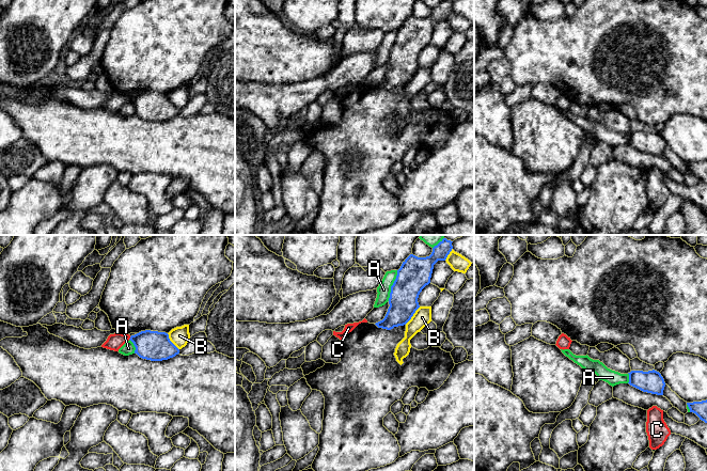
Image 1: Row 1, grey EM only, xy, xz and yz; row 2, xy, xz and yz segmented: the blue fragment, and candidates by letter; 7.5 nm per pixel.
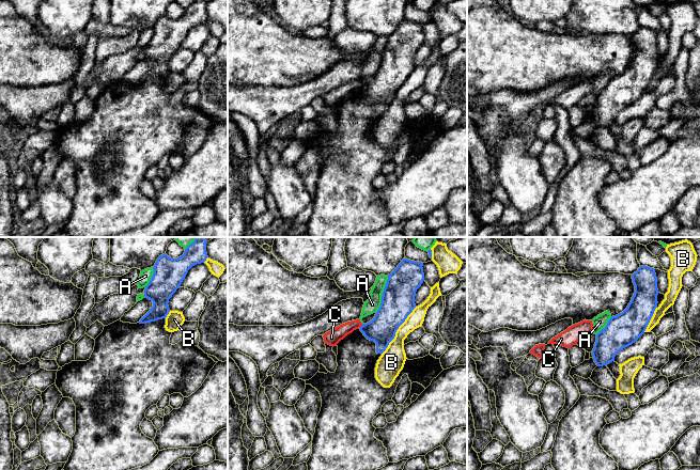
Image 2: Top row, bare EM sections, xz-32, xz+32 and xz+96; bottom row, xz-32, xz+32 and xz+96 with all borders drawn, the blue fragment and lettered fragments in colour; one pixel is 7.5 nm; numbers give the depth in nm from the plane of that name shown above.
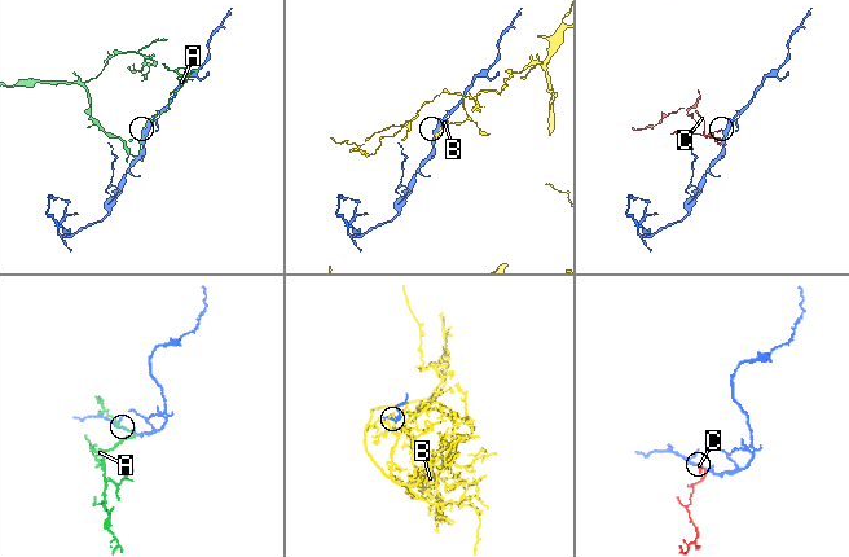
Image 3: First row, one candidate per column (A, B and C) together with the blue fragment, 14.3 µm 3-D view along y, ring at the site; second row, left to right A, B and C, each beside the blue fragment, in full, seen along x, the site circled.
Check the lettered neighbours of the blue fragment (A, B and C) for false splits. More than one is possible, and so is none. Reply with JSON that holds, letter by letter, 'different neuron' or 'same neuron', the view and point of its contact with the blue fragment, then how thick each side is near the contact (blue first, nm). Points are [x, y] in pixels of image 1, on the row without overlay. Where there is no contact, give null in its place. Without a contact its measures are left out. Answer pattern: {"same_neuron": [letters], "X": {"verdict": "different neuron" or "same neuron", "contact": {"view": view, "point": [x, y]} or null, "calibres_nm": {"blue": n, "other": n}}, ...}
{"same_neuron": [], "A": {"verdict": "different neuron", "contact": {"view": "xz", "point": [392, 46]}, "calibres_nm": {"blue": 240, "other": 100}}, "B": {"verdict": "different neuron", "contact": {"view": "xz", "point": [412, 76]}, "calibres_nm": {"blue": 220, "other": 140}}, "C": {"verdict": "different neuron", "contact": {"view": "xy", "point": [130, 98]}, "calibres_nm": {"blue": 220, "other": 120}}}

